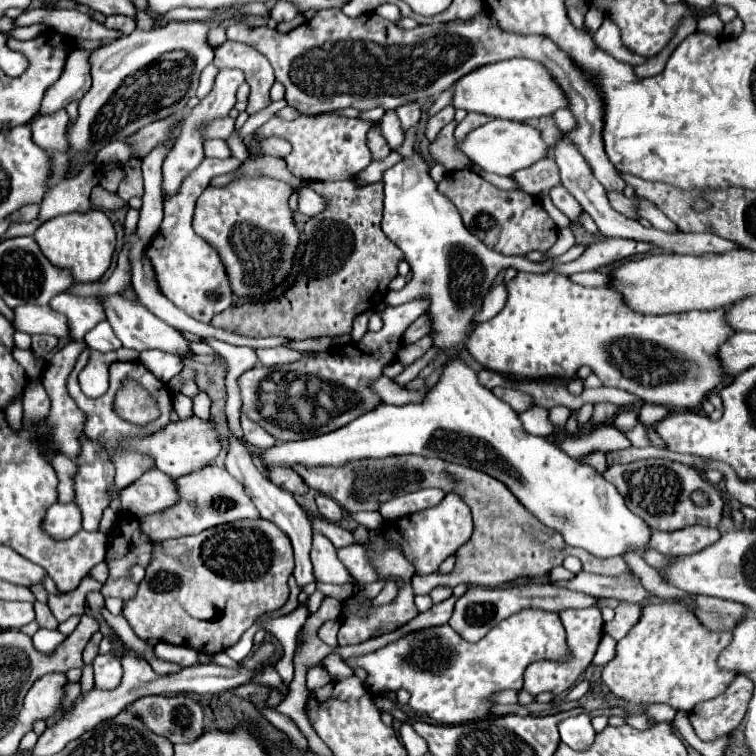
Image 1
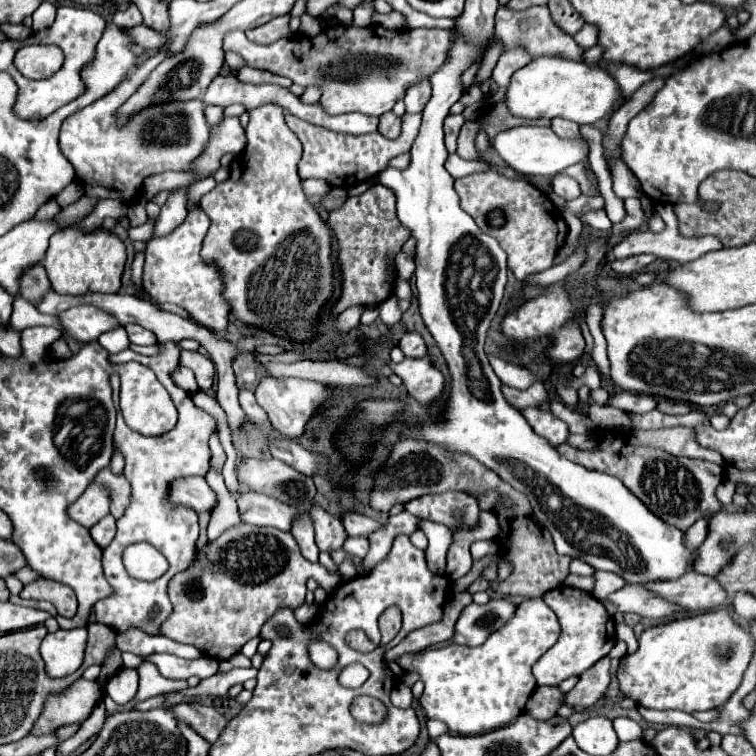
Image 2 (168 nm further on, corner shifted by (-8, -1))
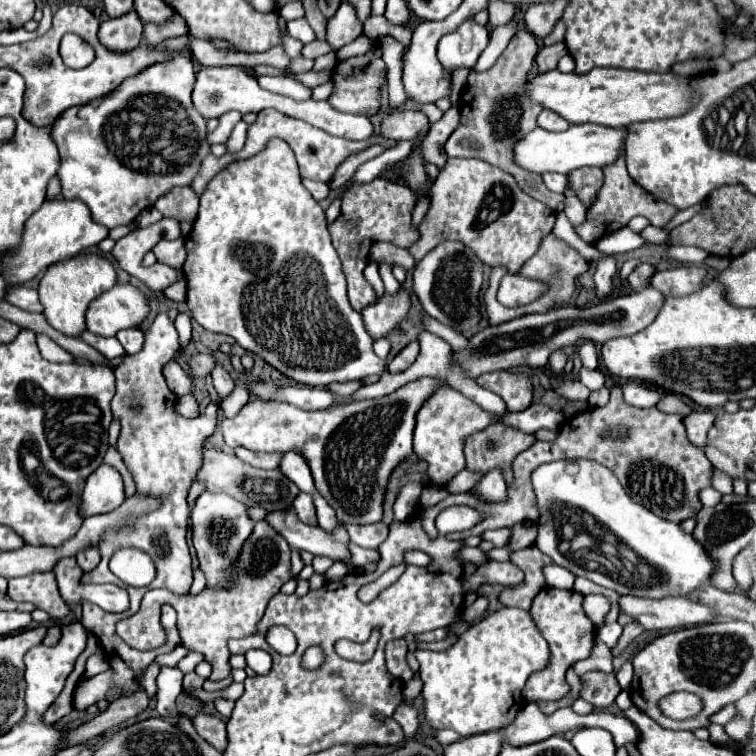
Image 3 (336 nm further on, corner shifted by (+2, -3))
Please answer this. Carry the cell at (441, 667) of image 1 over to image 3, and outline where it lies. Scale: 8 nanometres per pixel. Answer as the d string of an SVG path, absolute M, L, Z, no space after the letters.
M503 607L483 617L479 623L471 625L451 649L445 651L419 649L419 665L421 665L419 675L423 681L421 689L423 719L431 725L431 729L453 729L461 737L507 727L513 721L515 713L525 705L521 691L525 687L527 677L533 671L545 667L547 659L549 659L547 641L537 629L531 613L515 607Z

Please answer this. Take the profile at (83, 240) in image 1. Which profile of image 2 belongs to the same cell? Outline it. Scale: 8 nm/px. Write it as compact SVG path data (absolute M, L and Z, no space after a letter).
M63 229L49 241L43 261L51 289L61 295L87 295L87 293L117 293L125 269L125 245L117 235L99 229L95 233L81 233L79 229Z

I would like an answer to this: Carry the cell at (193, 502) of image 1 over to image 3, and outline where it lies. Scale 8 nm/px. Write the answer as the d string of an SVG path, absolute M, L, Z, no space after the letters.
M293 509L267 511L265 521L277 533L281 533L293 549L311 551L313 555L327 555L333 557L335 561L341 559L349 563L349 549L347 549L349 535L343 525L339 525L333 533L327 533L321 527L311 527L301 523Z

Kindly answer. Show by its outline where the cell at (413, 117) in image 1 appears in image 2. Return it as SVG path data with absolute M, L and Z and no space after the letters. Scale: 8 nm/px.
M423 79L423 81L415 83L405 93L407 113L421 113L423 111L423 105L427 105L429 99L431 99L431 83L429 83L429 79Z

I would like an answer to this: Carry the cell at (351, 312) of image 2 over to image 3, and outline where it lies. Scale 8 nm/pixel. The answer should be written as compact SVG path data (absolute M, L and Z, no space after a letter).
M369 262L364 270L364 276L370 285L372 285L378 299L380 299L384 294L384 285L379 274L378 265L374 262Z

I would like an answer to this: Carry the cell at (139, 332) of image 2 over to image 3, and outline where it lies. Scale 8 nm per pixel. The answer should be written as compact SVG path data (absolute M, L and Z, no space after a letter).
M133 327L133 329L123 329L117 333L117 339L121 341L125 353L137 353L143 347L143 331Z

